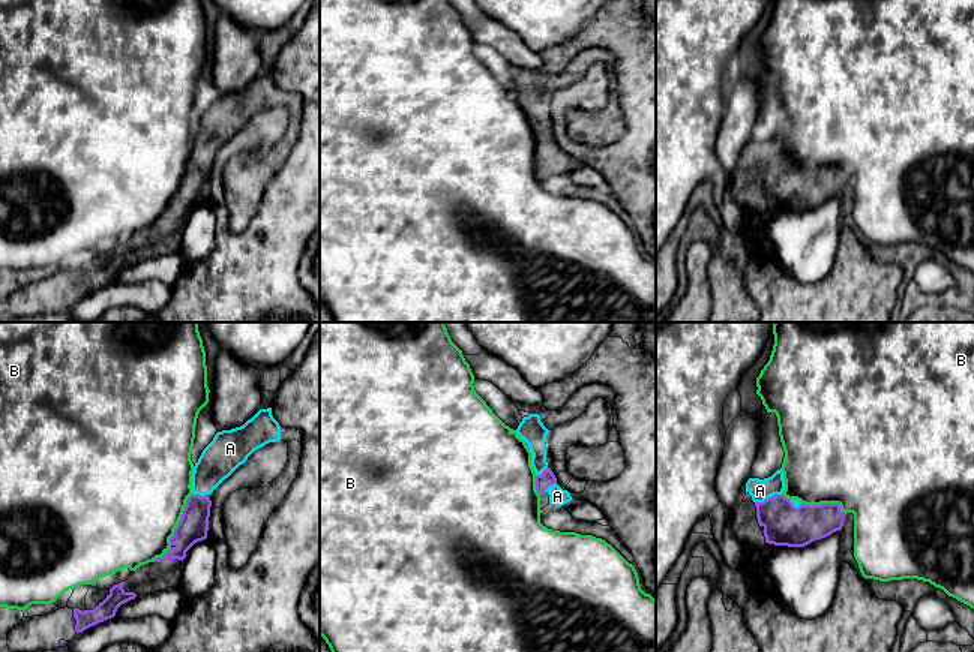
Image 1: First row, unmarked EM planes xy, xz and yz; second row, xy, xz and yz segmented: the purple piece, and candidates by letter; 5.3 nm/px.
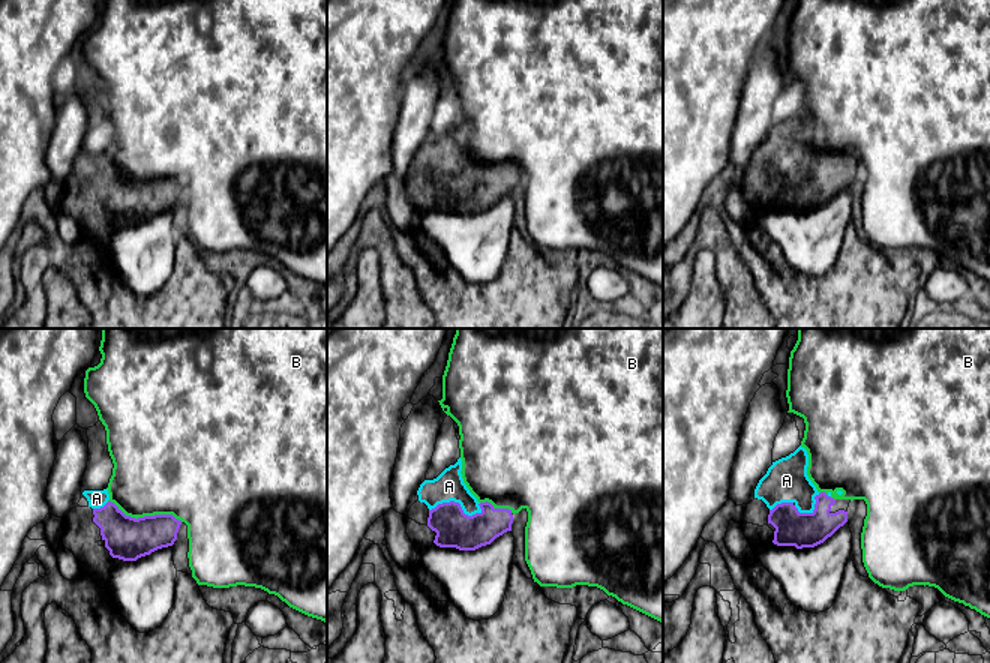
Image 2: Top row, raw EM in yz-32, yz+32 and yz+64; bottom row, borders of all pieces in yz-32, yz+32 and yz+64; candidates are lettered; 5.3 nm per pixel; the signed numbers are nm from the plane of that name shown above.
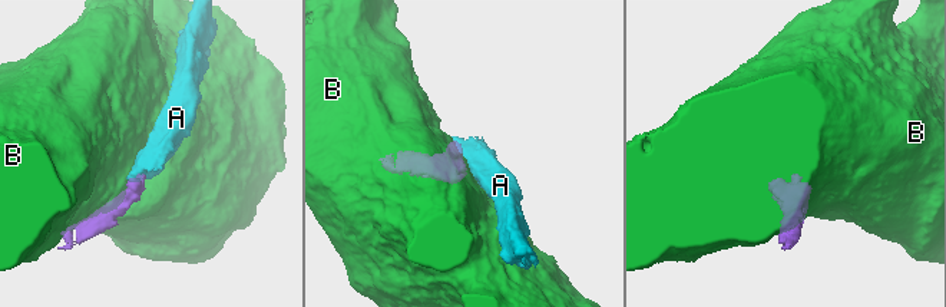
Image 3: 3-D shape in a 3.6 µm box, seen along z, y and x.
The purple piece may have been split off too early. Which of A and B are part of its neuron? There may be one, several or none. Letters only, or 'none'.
A

